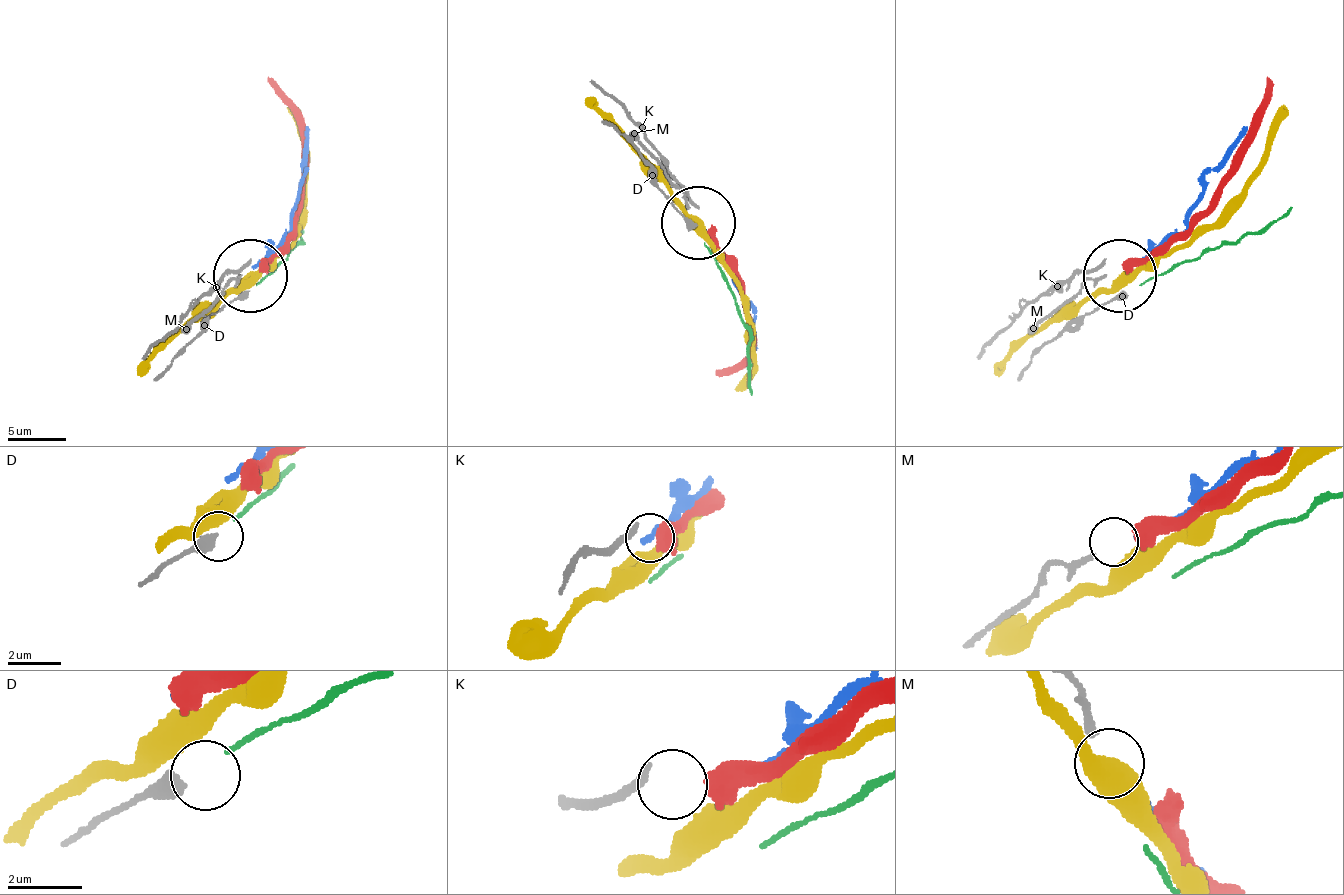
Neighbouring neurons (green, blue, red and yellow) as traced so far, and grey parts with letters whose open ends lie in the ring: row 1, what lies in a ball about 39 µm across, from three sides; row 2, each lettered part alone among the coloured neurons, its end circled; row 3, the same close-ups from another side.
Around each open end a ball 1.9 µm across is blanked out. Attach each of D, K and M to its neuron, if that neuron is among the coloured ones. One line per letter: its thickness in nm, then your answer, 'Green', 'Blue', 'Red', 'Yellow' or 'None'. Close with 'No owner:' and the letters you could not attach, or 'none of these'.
D: Thickness 480 nm. Green
K: Thickness 240 nm. None
M: Thickness 150 nm. Blue
No owner: K

